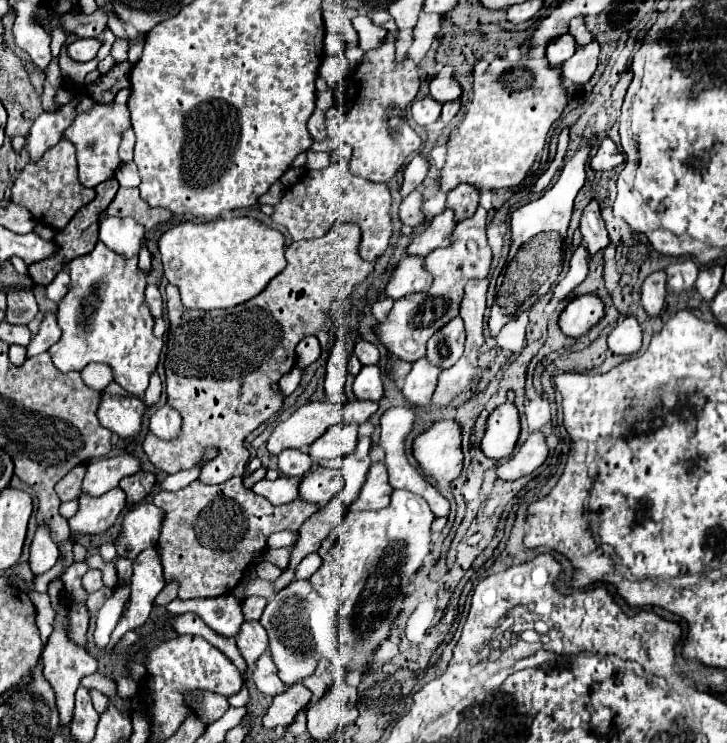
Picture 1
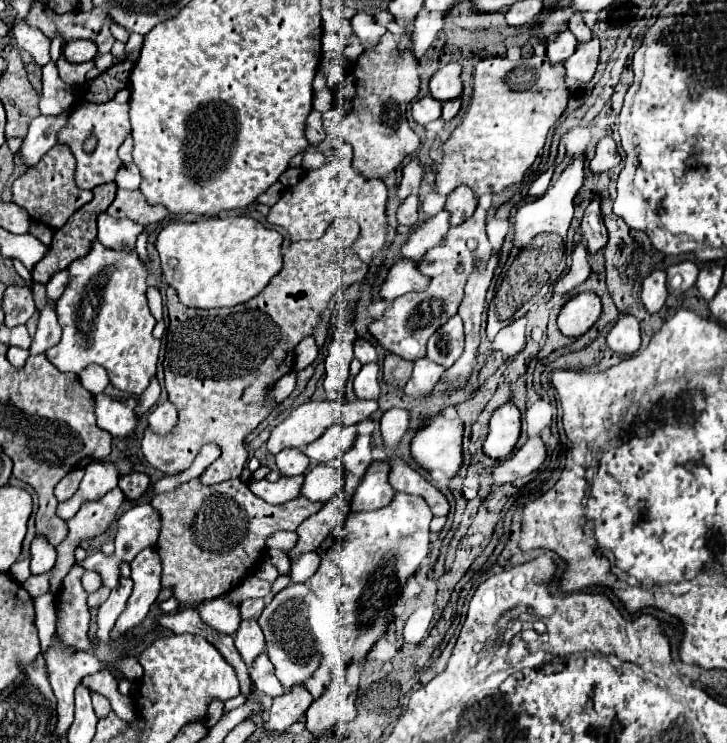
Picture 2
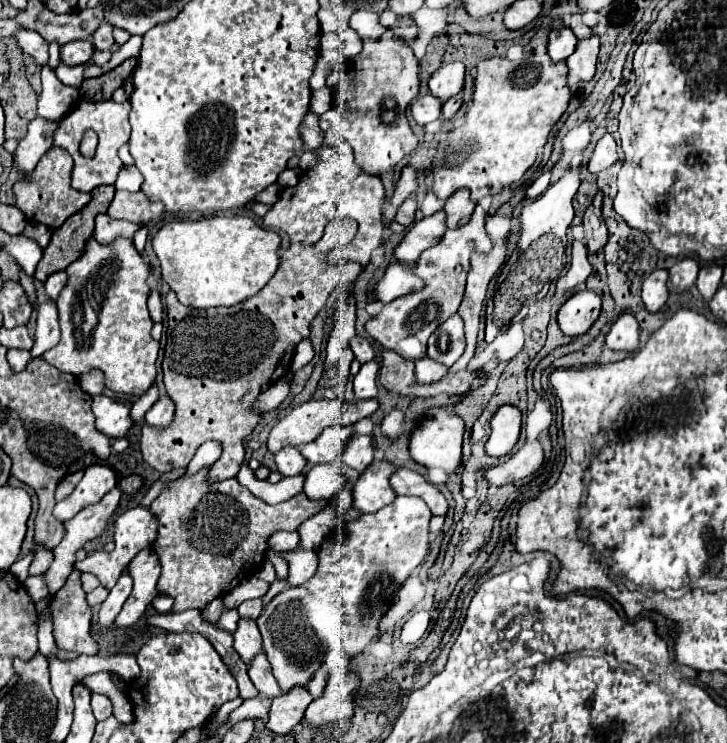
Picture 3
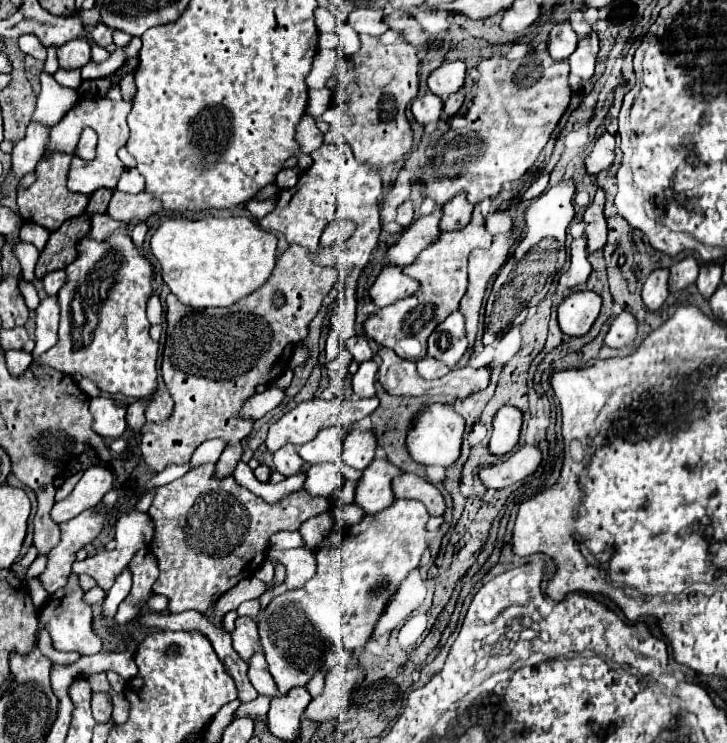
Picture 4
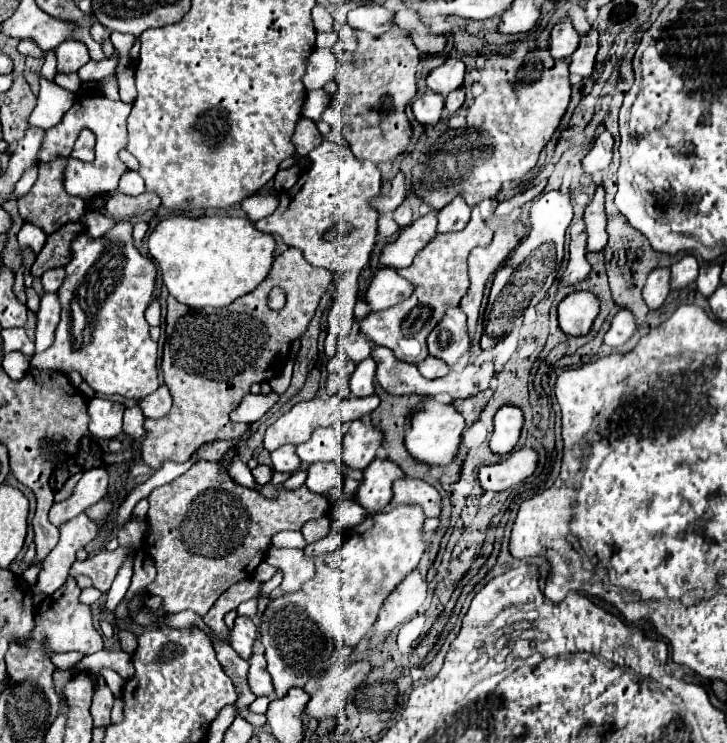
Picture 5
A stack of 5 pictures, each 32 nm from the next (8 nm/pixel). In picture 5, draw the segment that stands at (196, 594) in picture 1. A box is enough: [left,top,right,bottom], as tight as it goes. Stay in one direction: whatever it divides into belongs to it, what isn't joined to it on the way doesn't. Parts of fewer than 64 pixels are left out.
[142,462,328,616]

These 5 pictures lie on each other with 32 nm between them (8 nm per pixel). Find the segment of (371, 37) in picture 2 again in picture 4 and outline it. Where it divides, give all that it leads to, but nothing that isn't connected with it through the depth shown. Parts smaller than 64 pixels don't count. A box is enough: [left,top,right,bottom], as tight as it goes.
[348,8,388,36]

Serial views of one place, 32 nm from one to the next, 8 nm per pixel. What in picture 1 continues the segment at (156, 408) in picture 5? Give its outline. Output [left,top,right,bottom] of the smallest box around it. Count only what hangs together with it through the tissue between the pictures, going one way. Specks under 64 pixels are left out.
[150,404,182,440]

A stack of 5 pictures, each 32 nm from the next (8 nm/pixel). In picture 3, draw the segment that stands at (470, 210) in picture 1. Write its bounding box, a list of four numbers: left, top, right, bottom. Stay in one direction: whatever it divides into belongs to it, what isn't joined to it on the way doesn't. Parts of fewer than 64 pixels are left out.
[444,188,474,228]

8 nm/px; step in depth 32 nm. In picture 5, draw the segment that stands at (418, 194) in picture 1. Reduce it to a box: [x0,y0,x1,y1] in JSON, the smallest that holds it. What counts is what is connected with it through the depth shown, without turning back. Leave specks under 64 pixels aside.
[394,202,412,228]

